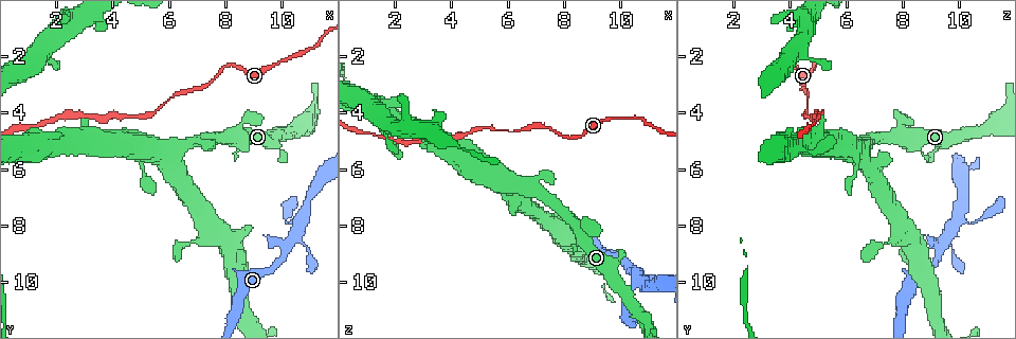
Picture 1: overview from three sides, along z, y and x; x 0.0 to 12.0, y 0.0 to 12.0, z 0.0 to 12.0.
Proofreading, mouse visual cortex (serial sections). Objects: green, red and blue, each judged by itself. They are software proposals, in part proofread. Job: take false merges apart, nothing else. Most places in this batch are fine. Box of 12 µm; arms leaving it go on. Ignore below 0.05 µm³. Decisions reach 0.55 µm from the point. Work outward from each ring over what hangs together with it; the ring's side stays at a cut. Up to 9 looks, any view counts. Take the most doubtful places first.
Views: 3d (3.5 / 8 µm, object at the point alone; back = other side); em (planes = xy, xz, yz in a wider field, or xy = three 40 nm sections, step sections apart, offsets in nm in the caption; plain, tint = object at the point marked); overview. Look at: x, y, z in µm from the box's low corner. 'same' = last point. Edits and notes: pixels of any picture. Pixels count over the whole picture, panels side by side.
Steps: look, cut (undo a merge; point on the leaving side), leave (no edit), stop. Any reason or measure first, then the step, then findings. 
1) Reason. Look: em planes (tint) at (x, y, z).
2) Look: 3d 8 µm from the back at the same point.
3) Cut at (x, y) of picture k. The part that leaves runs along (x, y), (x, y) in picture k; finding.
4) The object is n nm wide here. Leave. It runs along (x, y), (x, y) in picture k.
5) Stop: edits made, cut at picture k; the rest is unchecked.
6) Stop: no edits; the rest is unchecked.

Abrupt turn. Look: 3d 3.5 µm at (8.2, 2.3, 5.0).

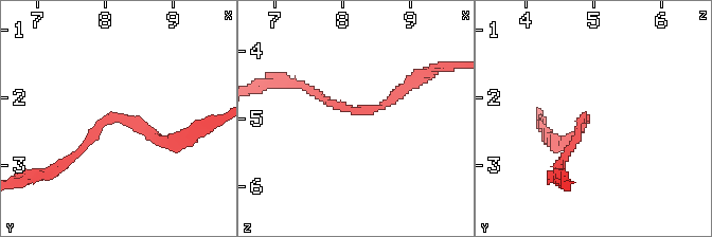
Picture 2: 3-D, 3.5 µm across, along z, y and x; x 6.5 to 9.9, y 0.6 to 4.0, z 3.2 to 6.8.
Look: em xy step 3 (tint) at (8.15, 2.30, 4.90).

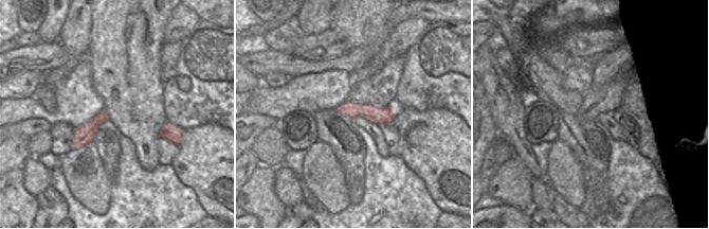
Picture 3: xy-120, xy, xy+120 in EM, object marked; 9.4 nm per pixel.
The object is 180 nm wide here. Leave. It runs along (170, 143), (107, 116), (65, 162) in picture 2; one cell here.

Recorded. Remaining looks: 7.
Sharp bend. Look: 3d 3.5 µm at (7.1, 4.9, 6.4).

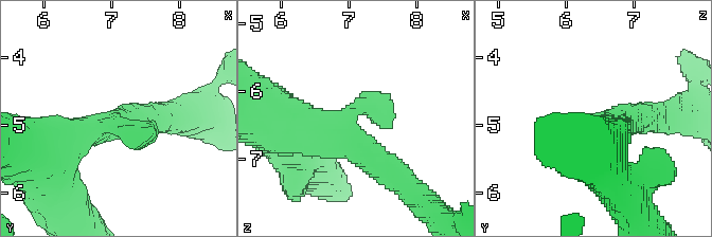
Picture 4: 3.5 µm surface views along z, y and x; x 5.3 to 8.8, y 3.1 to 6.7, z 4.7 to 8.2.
Need the tissue. Look: em xy step 3 (tint) at (7.05, 4.95, 6.30).

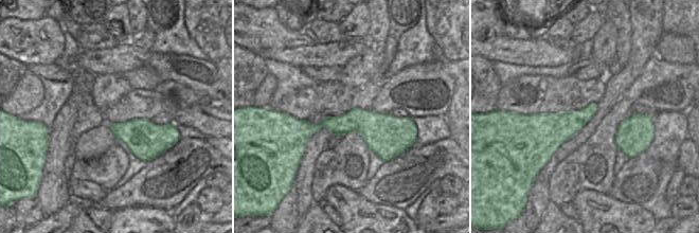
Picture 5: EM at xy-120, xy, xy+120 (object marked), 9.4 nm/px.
Another direction. Look: em xy step 2 (tint) at the same point.

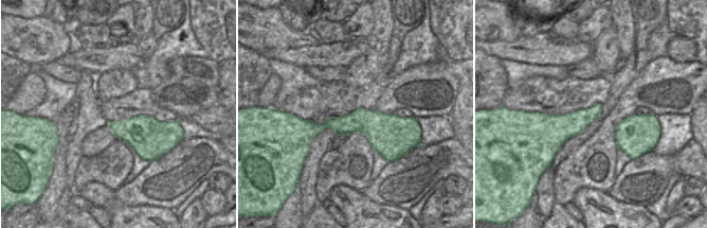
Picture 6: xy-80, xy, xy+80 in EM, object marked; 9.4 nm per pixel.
Leave. It runs along (411, 120), (406, 124), (301, 125) in picture 6; continuous, no second cell.

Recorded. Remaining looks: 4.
A narrow waist. Look: 3d 3.5 µm at (10.2, 2.1, 4.2).

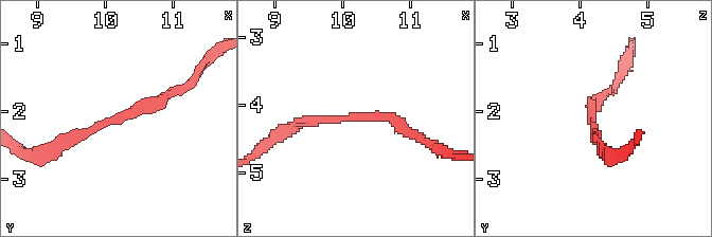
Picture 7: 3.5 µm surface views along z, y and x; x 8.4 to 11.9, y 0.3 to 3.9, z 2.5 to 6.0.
The arms are 150, 150 nm wide. Look: em xy step 2 (tint) at (10.05, 2.20, 4.25).

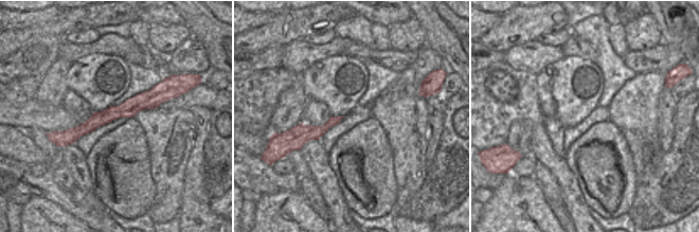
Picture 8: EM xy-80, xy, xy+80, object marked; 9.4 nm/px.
Leave. All the same cell.

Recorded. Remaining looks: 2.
Stop: no edits; the rest is unchecked.

